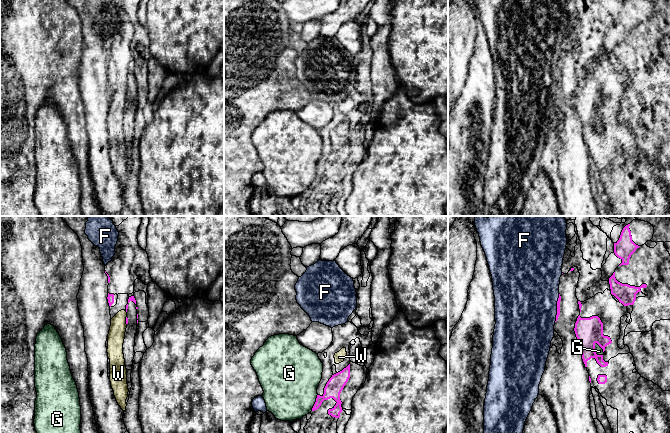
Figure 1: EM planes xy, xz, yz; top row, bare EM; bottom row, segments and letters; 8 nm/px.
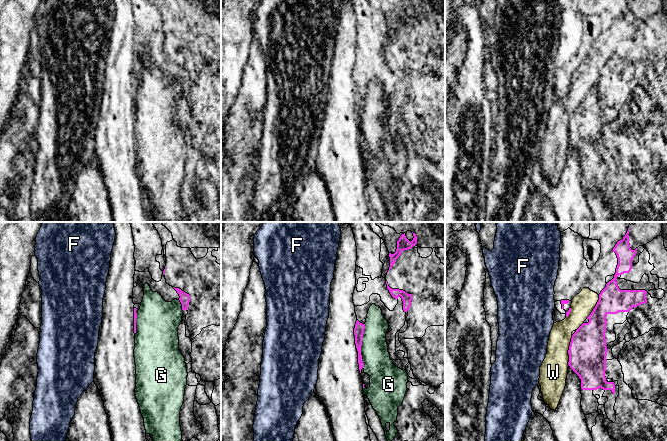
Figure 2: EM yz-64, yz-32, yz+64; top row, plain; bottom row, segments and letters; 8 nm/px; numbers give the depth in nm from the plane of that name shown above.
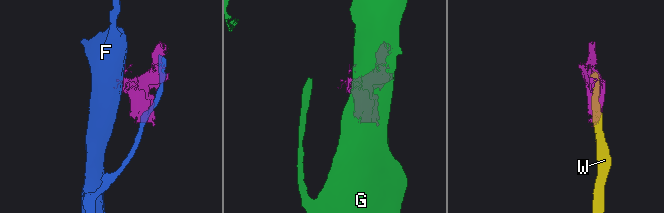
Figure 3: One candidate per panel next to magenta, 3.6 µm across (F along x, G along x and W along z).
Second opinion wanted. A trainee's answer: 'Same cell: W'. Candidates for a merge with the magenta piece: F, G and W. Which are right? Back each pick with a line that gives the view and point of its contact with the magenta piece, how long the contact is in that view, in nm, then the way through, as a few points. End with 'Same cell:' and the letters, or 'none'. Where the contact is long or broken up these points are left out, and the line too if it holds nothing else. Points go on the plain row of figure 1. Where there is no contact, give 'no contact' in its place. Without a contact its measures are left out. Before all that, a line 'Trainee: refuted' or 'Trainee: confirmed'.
Trainee: confirmed
W: contact xy (126, 96); length 70 nm
Same cell: W

